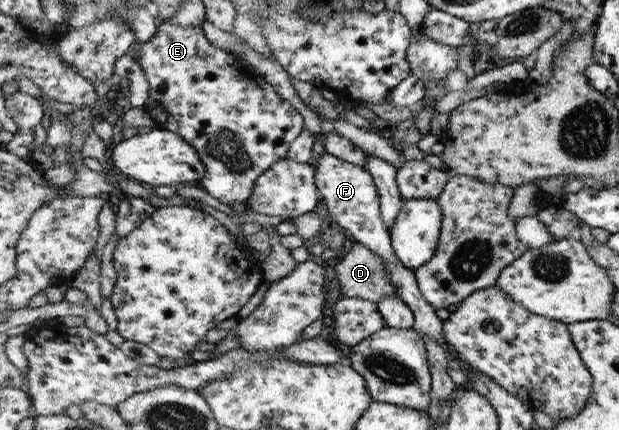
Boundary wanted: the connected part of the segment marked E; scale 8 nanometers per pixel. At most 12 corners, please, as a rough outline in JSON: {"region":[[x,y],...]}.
{"region":[[202,26],[139,44],[144,108],[225,205],[286,159],[302,113]]}

